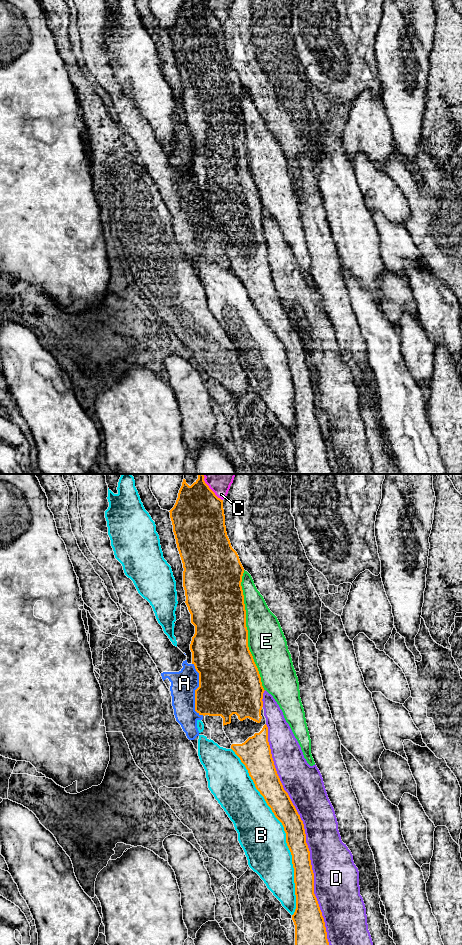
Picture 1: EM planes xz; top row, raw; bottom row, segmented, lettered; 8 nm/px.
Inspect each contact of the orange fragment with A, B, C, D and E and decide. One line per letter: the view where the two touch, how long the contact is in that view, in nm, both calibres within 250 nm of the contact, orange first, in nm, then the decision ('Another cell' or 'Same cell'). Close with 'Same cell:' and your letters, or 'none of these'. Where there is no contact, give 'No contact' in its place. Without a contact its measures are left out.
A: Touches orange in xz. Shared border 440 nm. Thickness 440 nm (orange) against 200 nm. Another cell
B: Touches orange in xz. Shared border 1450 nm. Thickness 180 nm (orange) against 360 nm. Another cell
C: Touches orange in xz. Shared border 220 nm. Thickness 420 nm (orange) against 130 nm. Another cell
D: Touches orange in xz. Shared border 1900 nm. Thickness 160 nm (orange) against 320 nm. Another cell
E: Touches orange in xz. Shared border 1000 nm. Thickness 440 nm (orange) against 300 nm. Another cell
Same cell: none of these

